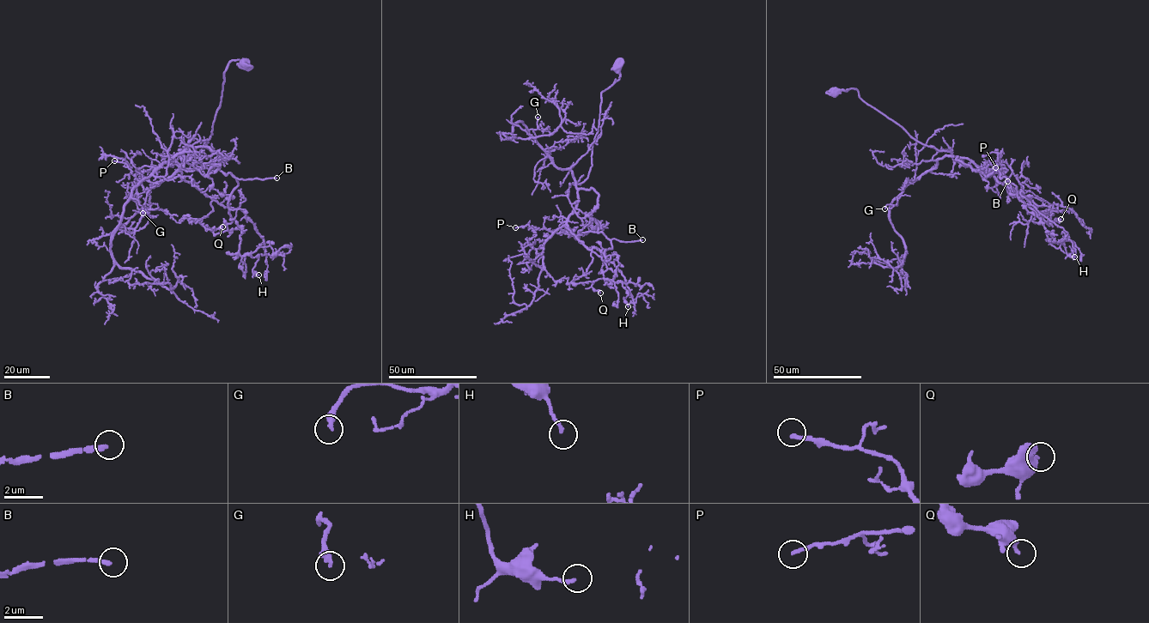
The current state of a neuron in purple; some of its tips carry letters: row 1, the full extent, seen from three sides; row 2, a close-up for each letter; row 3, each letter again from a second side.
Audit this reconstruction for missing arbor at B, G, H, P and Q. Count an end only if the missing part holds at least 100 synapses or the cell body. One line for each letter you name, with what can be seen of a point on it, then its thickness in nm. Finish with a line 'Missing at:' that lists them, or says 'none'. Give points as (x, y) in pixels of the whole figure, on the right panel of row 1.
B: at (1007, 181); 200 nm thick
Missing at: B

